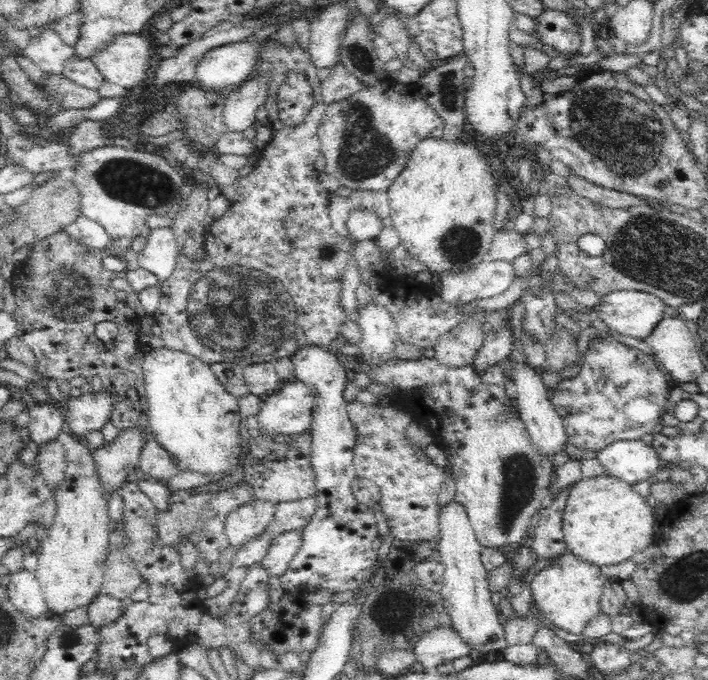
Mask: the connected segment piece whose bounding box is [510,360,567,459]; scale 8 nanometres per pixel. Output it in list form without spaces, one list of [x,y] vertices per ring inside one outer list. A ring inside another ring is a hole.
[[[514,360],[512,368],[512,392],[517,398],[518,413],[530,434],[534,448],[540,455],[546,455],[548,459],[555,454],[565,451],[567,445],[567,433],[562,423],[561,416],[557,413],[551,400],[548,399],[546,385],[542,381],[540,373],[537,373],[531,365]]]

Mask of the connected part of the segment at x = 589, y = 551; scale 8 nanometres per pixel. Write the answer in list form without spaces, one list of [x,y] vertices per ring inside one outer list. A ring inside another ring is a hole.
[[[612,476],[583,477],[572,486],[562,528],[567,550],[579,560],[599,568],[630,560],[655,539],[658,518],[633,486]]]

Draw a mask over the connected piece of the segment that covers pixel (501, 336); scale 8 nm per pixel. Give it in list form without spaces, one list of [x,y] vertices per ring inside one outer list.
[[[512,327],[498,328],[484,336],[483,345],[473,360],[473,370],[484,372],[490,366],[502,364],[513,347]]]

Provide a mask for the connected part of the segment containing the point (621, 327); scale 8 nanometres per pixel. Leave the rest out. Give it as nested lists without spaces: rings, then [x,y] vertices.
[[[614,291],[605,294],[601,301],[594,306],[594,315],[600,316],[618,334],[645,340],[656,328],[656,324],[664,318],[664,308],[666,308],[666,303],[661,298],[647,292]]]

